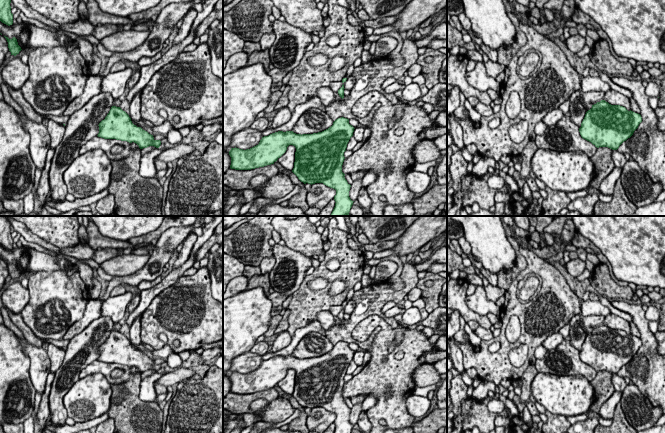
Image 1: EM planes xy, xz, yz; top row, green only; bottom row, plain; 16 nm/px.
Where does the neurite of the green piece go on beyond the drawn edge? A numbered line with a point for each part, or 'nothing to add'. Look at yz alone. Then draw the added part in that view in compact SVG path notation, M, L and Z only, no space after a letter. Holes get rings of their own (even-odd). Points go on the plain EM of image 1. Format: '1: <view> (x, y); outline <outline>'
nothing to add

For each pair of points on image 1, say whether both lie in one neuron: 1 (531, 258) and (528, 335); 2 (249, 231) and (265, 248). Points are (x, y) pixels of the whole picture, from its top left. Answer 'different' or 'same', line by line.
1: same
2: same

